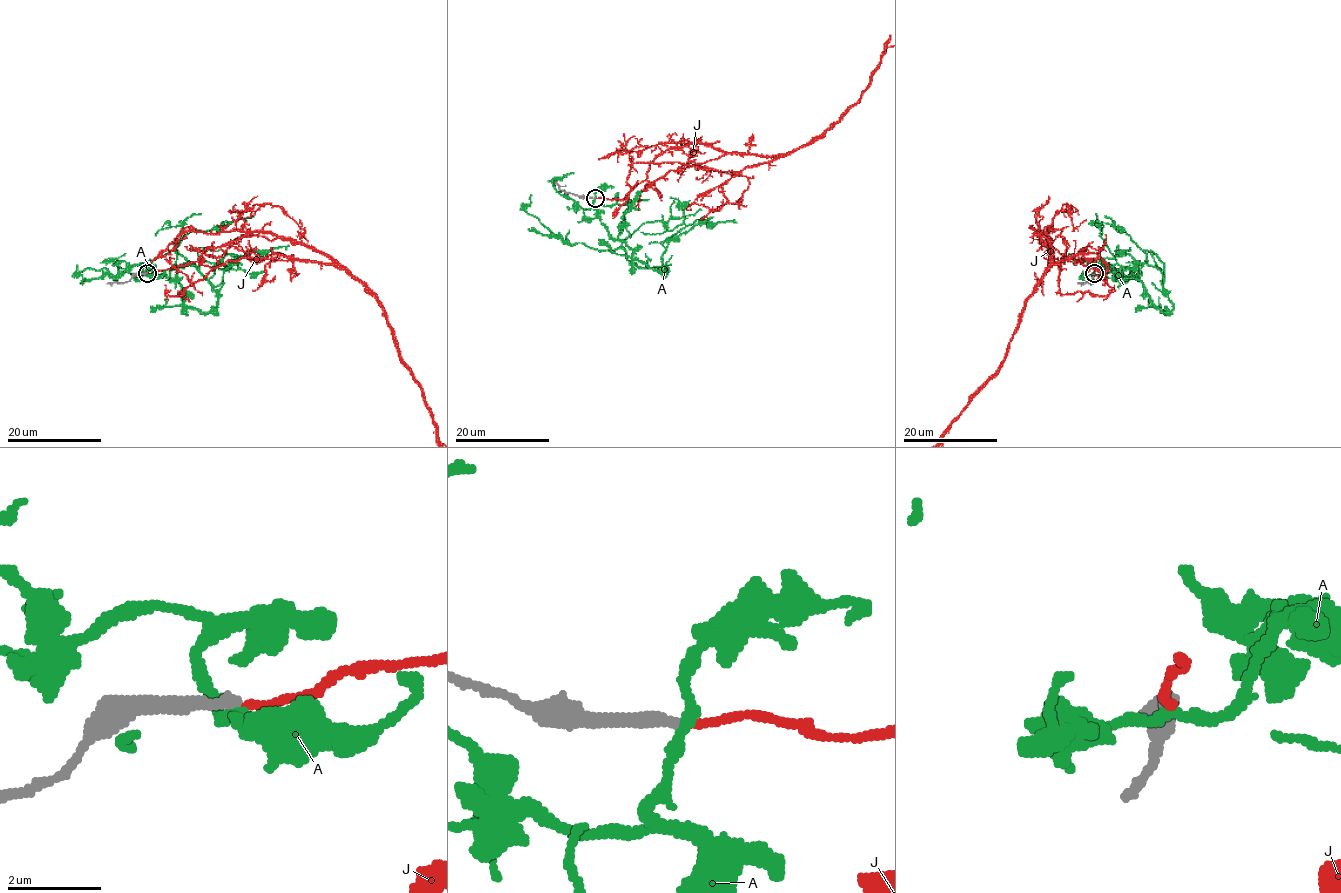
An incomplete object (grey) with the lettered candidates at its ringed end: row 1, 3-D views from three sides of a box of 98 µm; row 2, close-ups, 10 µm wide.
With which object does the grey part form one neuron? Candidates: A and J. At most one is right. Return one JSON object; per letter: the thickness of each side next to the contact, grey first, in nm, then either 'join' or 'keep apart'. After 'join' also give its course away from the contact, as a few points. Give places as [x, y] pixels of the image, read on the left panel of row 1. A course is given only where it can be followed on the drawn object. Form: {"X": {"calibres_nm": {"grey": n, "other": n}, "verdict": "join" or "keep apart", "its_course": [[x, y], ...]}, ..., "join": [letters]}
{"A": {"calibres_nm": {"grey": 280, "other": 240}, "verdict": "keep apart"}, "J": {"calibres_nm": {"grey": 260, "other": 170}, "verdict": "join"}, "join": ["J"]}

